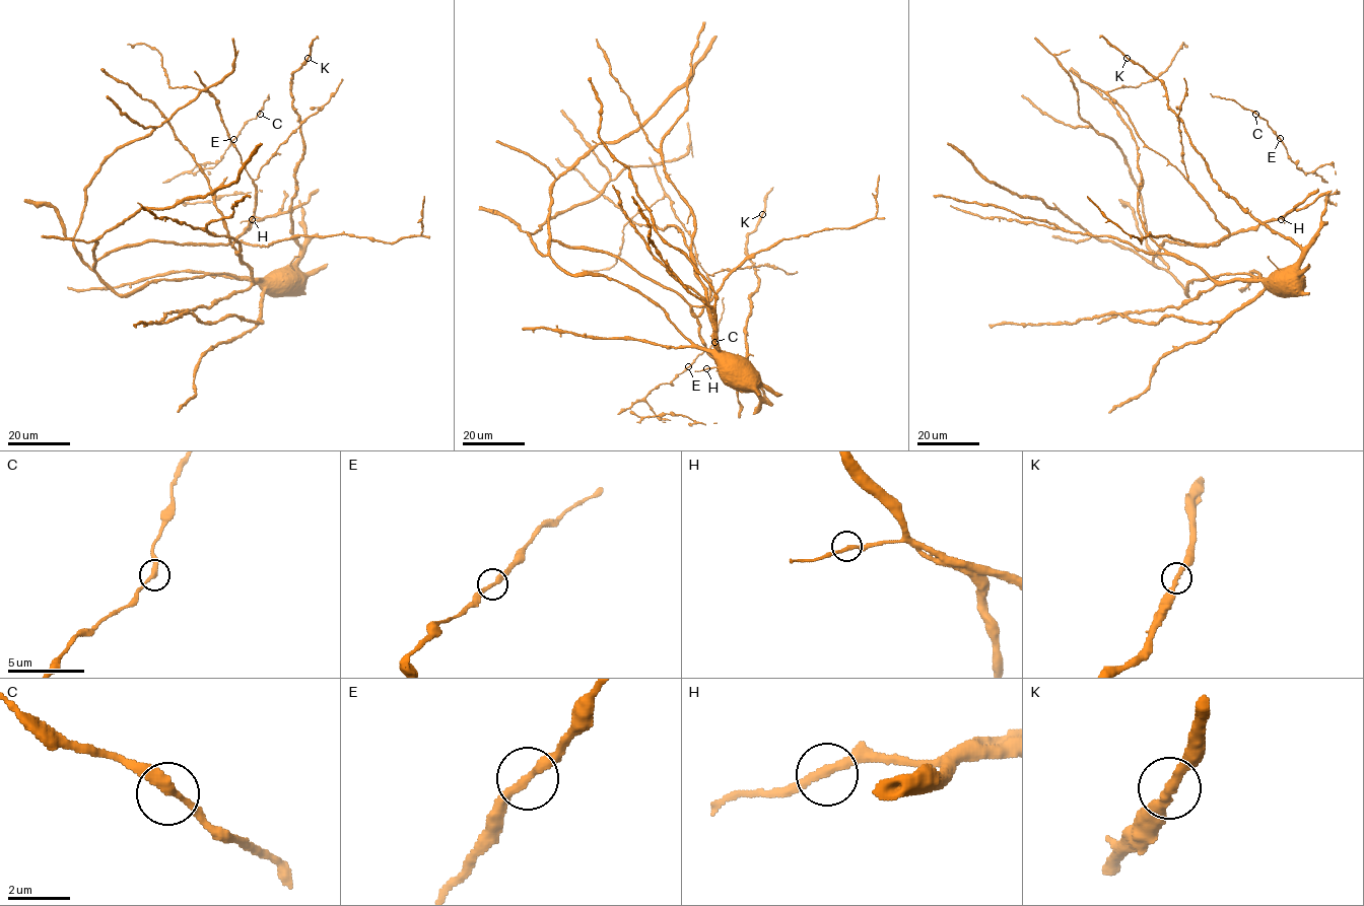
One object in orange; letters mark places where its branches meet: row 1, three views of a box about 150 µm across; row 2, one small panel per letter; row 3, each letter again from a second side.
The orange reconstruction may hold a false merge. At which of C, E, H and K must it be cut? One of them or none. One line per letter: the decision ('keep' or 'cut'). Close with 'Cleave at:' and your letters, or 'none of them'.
C: keep
E: keep
H: keep
K: keep
Cleave at: none of them

